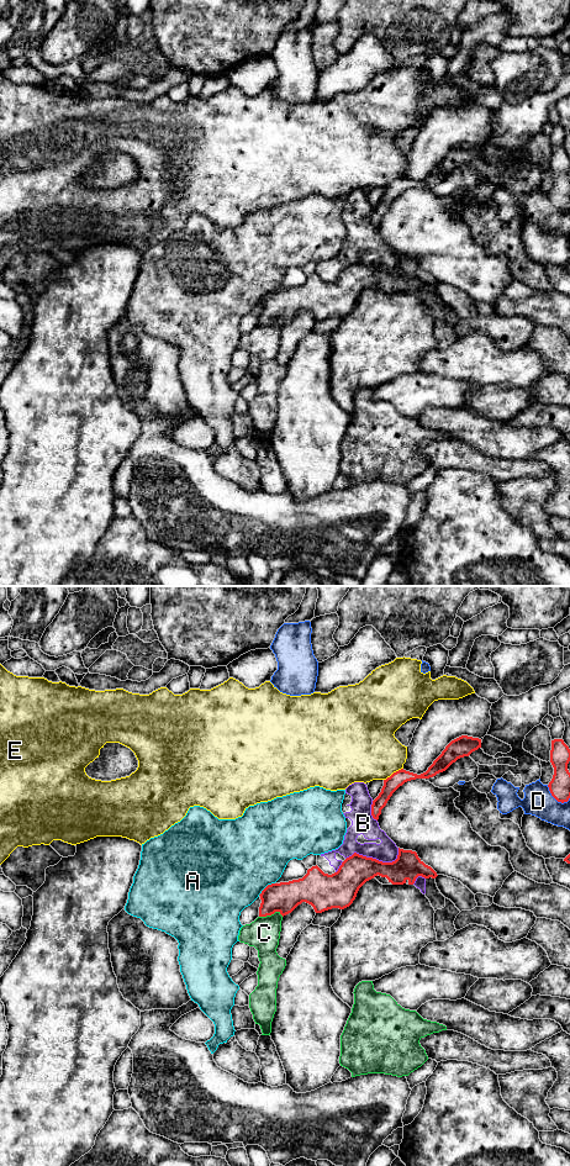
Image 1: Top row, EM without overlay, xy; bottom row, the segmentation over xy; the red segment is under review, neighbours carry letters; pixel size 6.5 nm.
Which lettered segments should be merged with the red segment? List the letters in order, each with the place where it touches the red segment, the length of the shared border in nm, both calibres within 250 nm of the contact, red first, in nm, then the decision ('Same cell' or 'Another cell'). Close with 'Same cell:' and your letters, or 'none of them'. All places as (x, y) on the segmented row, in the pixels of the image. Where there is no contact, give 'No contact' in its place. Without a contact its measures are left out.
A: Touches red at xy (265, 887). Shared border 140 nm. Thickness 200 nm (red) against 500 nm. Another cell
B: Touches red at xy (375, 859). Shared border 360 nm. Thickness 200 nm (red) against 140 nm. Another cell
C: Touches red at xy (270, 914). Shared border 160 nm. Thickness 200 nm (red) against 200 nm. Another cell
D: Touches red at xy (555, 798). Shared border 180 nm. Thickness 140 nm (red) against 190 nm. Another cell
E: Touches red at xy (394, 773). Shared border 150 nm. Thickness 100 nm (red) against 420 nm. Another cell
Same cell: none of them

